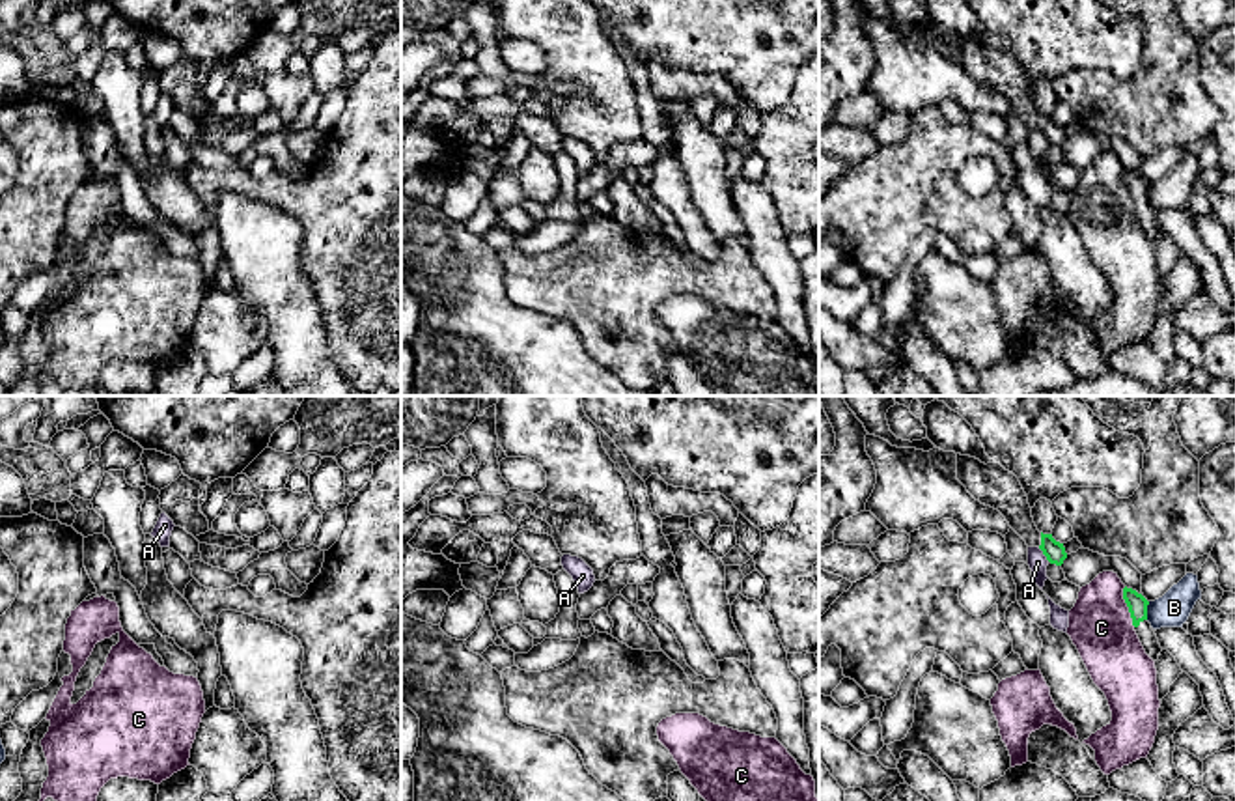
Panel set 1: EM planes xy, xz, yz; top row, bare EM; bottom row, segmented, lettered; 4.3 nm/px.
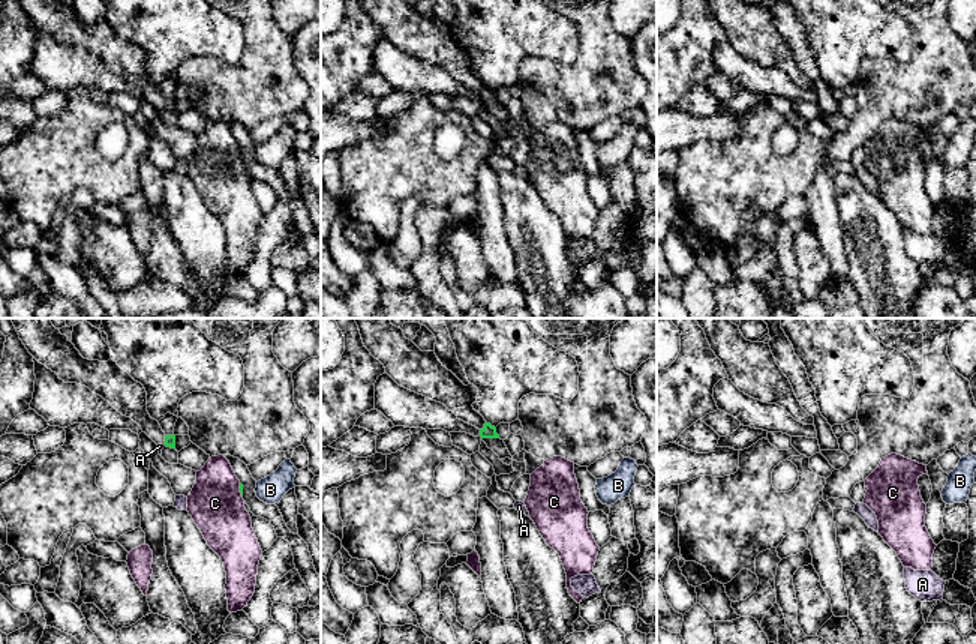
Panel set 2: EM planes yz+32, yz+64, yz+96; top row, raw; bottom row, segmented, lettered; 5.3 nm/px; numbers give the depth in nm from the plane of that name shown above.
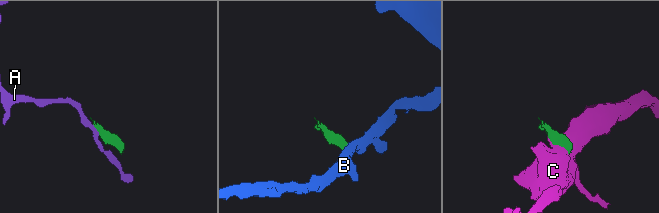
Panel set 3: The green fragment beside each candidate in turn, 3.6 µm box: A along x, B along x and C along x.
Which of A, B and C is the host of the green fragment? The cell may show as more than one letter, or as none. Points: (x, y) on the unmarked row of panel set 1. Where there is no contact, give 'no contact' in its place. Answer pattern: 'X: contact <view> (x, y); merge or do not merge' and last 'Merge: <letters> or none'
A: contact yz (1043, 135); do not merge
B: contact yz (1146, 193); do not merge
C: contact yz (1127, 187); do not merge
Merge: none

